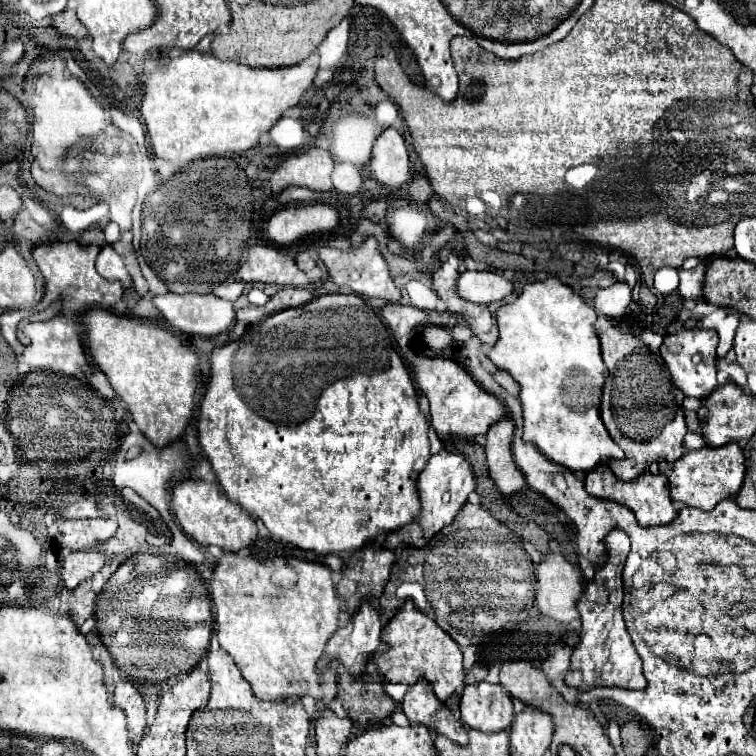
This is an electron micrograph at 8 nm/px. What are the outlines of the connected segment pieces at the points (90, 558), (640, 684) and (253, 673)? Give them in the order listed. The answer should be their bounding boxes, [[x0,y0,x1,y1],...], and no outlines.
[[61,550,105,590],[565,530,647,690],[211,552,341,706]]

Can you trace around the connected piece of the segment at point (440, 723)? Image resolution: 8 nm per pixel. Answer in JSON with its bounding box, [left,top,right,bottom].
[403,688,467,744]

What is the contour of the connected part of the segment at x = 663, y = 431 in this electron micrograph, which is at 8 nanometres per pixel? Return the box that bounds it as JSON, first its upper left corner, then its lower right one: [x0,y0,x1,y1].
[601,326,687,482]

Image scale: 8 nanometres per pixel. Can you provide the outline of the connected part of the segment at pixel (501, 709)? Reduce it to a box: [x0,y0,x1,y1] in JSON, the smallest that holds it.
[461,682,513,732]

